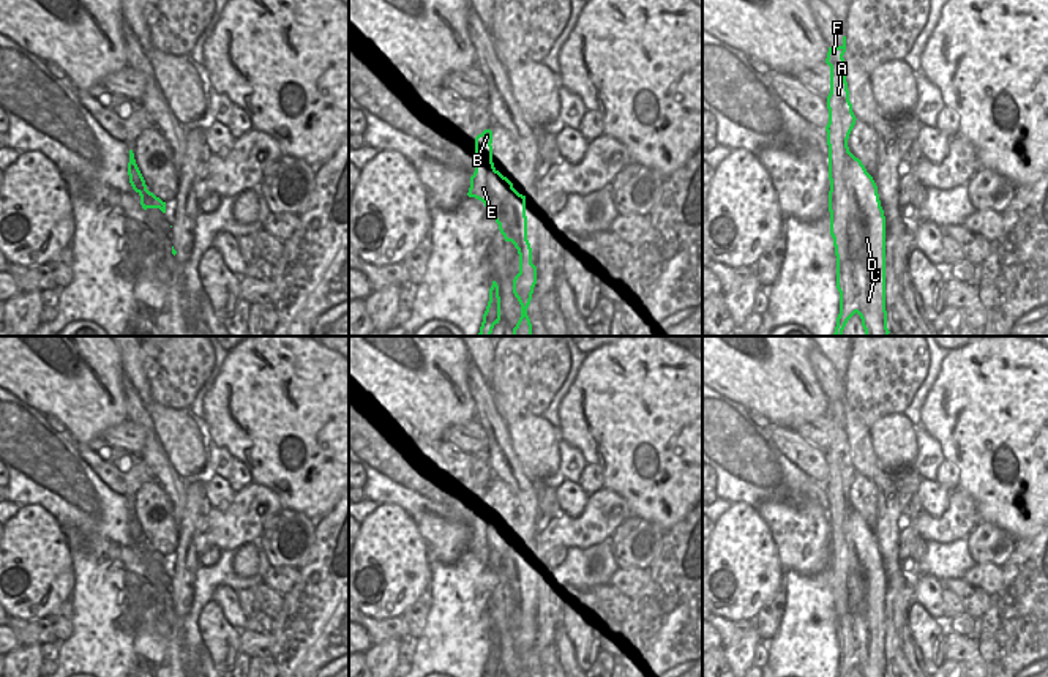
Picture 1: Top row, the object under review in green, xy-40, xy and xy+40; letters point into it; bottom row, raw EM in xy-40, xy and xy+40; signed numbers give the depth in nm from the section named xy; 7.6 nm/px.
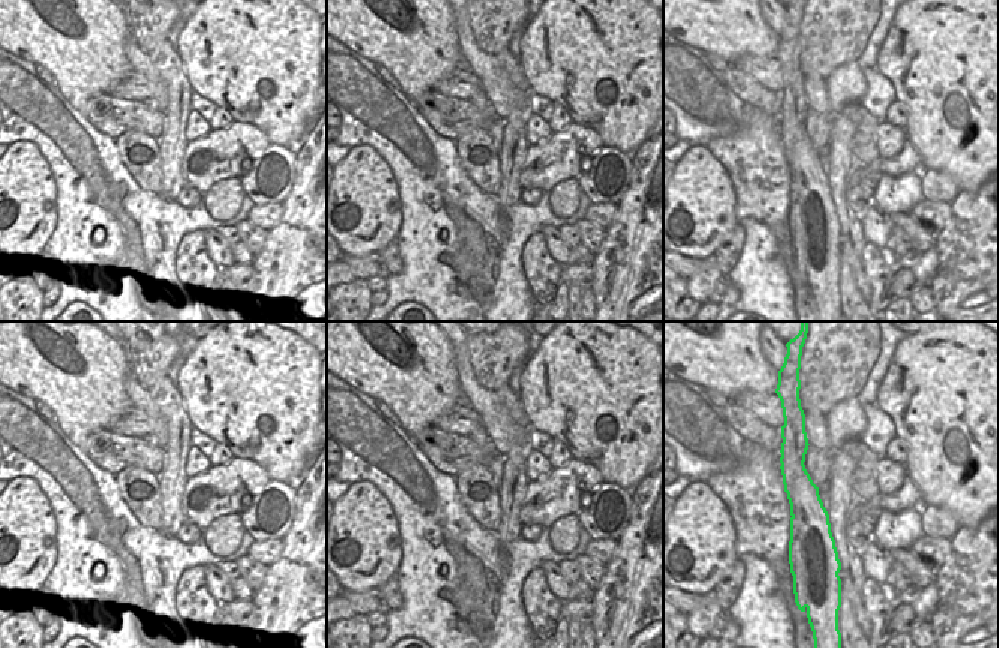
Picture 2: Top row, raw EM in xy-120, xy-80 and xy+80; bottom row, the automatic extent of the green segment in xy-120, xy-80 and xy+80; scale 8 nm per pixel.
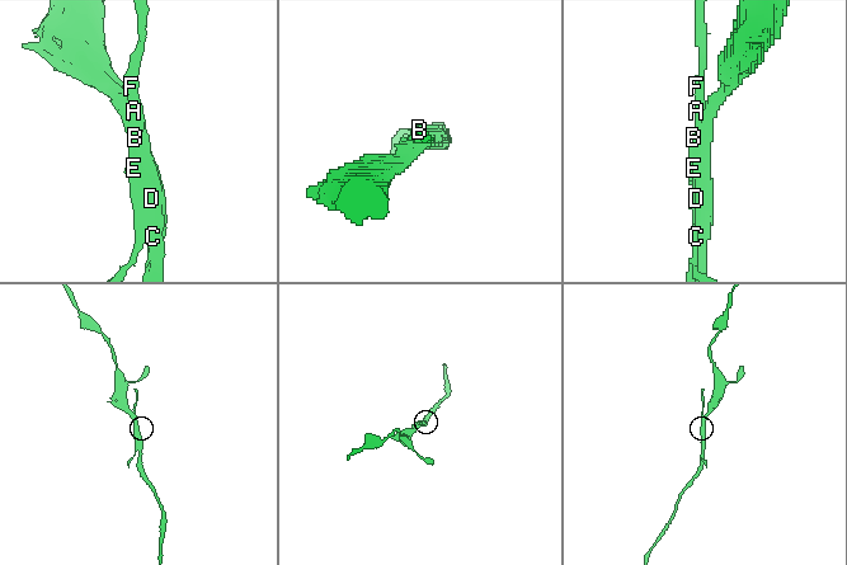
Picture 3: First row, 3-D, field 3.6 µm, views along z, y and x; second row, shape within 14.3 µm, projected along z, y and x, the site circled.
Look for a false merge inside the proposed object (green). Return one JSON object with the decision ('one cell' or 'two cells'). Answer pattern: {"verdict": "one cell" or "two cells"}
{"verdict": "two cells"}

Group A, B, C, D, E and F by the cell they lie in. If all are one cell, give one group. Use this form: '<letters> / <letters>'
A B E F / C D

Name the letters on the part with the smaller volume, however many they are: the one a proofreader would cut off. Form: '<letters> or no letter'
A, B, E, F

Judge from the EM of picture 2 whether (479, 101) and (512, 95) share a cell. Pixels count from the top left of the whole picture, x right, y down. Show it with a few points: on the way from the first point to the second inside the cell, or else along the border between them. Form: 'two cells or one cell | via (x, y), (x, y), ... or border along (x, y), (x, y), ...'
two cells | border along (482, 90), (501, 119)

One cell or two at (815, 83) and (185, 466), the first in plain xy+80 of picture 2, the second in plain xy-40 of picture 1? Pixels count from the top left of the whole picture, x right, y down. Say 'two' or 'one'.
two

